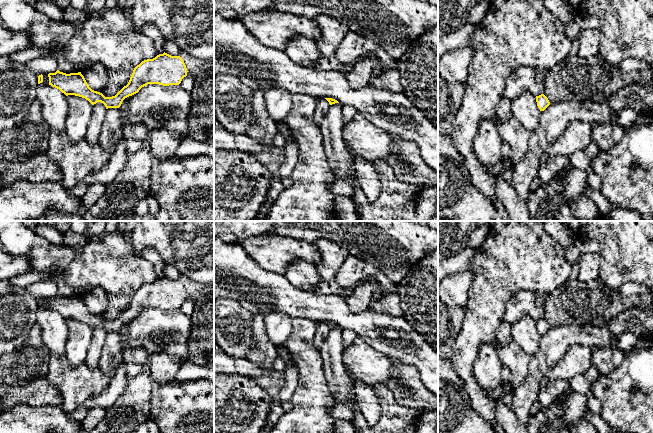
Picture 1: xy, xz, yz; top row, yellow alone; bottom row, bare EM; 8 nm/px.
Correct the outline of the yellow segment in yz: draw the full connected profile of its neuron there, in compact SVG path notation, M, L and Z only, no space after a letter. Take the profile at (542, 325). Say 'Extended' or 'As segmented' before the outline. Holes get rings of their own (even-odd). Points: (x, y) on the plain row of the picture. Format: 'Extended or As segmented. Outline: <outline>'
As segmented. Outline: M544 318L536 320L536 326L540 335L544 335L550 329L548 322Z

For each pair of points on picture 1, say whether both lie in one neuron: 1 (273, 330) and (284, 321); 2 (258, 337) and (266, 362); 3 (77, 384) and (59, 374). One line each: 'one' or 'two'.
1: one
2: one
3: one

